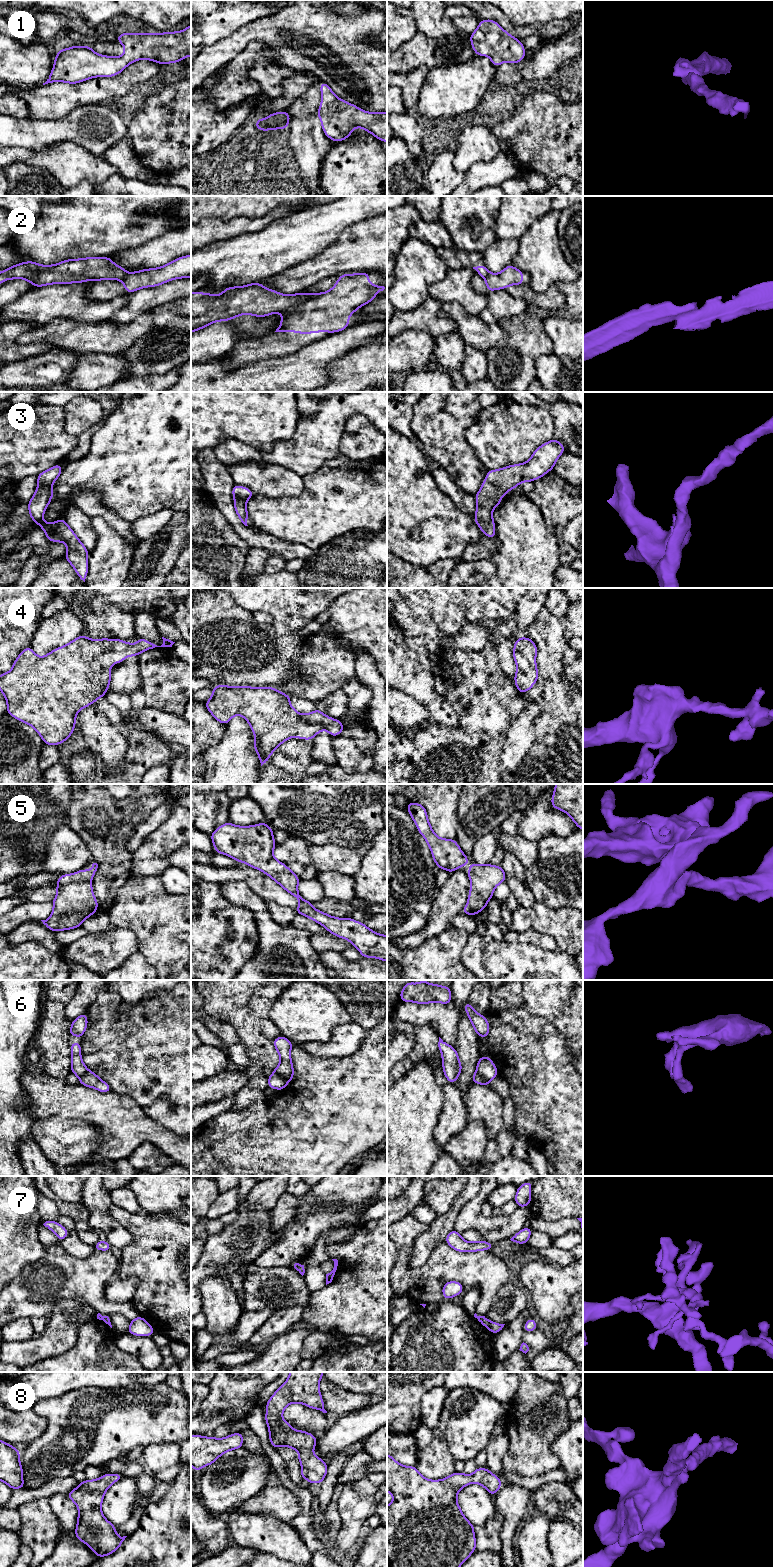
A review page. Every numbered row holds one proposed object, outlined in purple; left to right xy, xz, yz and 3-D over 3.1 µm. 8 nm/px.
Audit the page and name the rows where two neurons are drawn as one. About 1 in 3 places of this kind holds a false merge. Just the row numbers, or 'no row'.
2, 6, 7

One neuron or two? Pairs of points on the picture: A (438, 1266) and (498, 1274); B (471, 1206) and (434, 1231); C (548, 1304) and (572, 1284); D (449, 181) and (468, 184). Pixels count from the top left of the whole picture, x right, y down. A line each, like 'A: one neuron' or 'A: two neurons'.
A: one neuron
B: two neurons
C: one neuron
D: two neurons

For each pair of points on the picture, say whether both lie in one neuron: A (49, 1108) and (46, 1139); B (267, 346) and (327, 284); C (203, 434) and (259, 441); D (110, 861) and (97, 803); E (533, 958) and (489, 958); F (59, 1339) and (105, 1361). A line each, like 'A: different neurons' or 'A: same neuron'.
A: different neurons
B: same neuron
C: same neuron
D: same neuron
E: same neuron
F: different neurons

